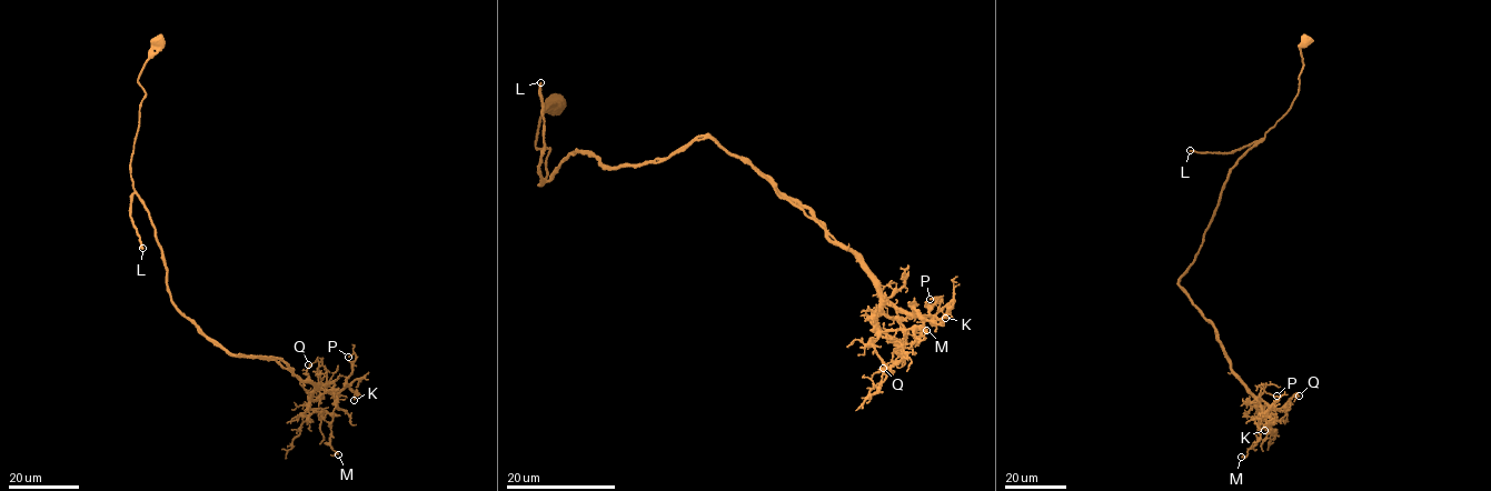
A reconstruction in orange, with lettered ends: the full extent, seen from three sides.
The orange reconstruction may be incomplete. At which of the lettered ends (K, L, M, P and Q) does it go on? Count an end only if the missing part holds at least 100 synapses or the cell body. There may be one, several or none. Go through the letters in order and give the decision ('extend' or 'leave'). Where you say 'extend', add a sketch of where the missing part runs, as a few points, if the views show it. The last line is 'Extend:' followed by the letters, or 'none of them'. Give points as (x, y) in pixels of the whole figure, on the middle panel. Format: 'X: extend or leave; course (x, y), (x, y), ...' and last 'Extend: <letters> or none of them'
K: leave
L: extend
M: leave
P: leave
Q: leave
Extend: L

